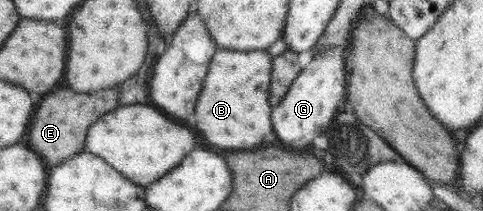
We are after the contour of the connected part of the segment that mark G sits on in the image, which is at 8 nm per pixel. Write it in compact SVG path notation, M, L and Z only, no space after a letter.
M347 46L323 49L290 84L284 99L271 109L272 133L286 149L304 150L318 135L323 135L331 119L342 109L346 99Z

